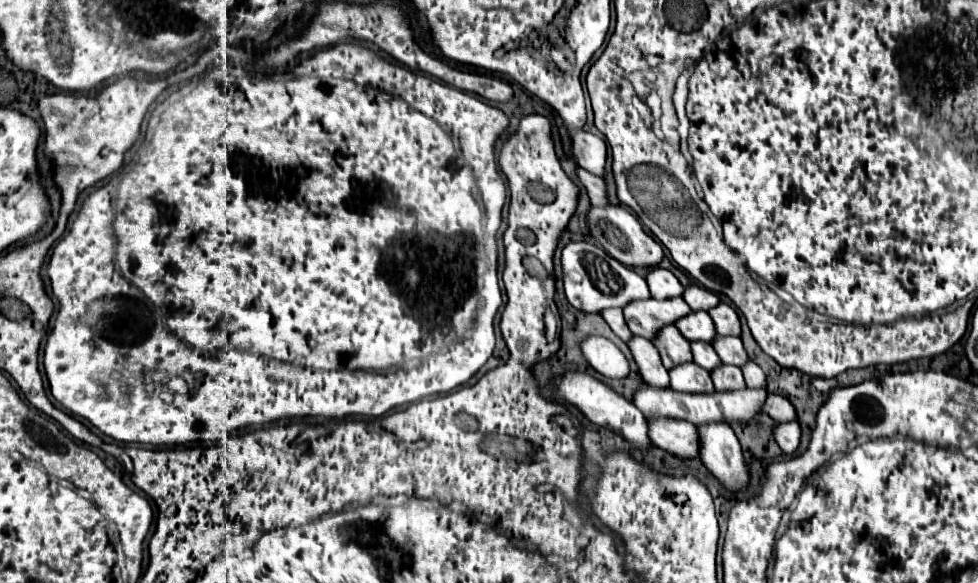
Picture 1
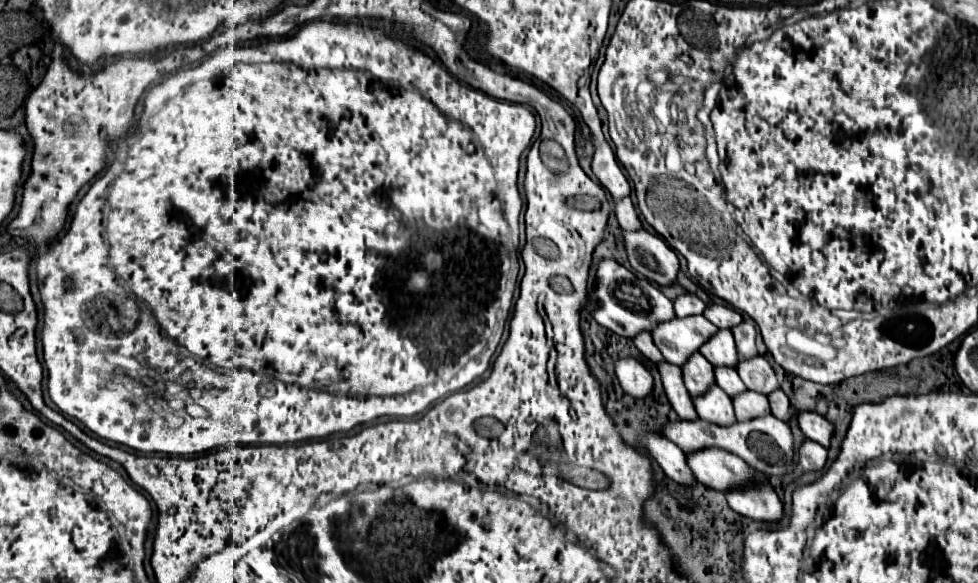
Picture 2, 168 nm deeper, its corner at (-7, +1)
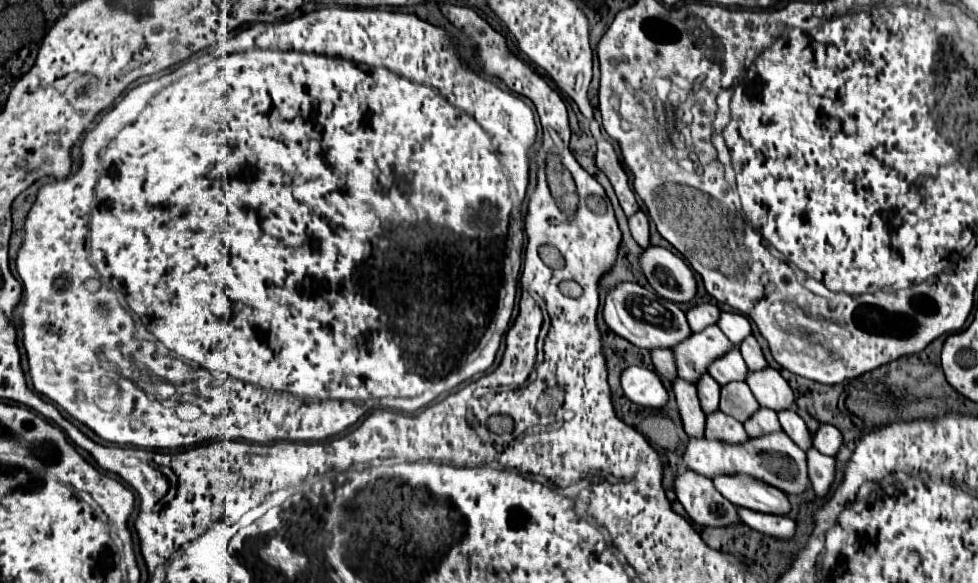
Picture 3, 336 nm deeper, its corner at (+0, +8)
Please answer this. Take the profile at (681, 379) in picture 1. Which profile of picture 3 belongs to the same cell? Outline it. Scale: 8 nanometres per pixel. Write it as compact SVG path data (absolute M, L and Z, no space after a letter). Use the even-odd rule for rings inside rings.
M720 409L706 415L704 435L708 439L726 439L726 443L740 443L742 439L748 439L742 423L732 419L730 415L722 413Z

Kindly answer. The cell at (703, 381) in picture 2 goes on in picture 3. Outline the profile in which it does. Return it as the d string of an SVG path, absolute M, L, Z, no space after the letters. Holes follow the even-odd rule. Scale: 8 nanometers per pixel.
M710 373L700 375L700 379L696 381L696 391L698 391L698 399L700 399L700 405L702 405L704 413L718 409L720 385L710 377Z

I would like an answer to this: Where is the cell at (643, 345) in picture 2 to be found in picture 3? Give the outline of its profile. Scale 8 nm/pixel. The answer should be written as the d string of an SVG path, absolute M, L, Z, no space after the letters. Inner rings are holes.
M656 347L656 349L650 349L650 355L652 355L652 363L654 363L654 369L666 377L668 381L672 381L676 377L676 367L674 367L674 361L672 361L672 355L670 355L670 349L662 349L662 347Z

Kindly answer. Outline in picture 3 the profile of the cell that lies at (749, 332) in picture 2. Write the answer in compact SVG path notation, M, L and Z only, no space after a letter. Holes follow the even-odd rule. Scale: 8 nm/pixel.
M748 335L748 337L740 343L740 351L742 351L742 357L744 357L744 361L746 361L748 369L758 371L760 367L768 365L768 363L766 363L766 359L764 359L764 355L762 355L762 351L760 351L758 341L754 339L754 335Z

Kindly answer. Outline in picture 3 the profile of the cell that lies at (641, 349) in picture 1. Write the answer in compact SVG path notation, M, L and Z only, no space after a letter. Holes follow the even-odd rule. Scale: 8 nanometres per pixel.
M676 377L672 381L672 391L676 397L676 405L684 423L684 431L688 435L704 435L704 411L700 409L698 395L694 391L694 383Z

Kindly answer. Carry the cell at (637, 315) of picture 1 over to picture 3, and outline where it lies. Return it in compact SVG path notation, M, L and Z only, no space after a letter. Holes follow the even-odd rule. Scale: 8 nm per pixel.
M710 325L700 333L692 333L688 339L672 347L678 375L694 383L694 379L698 379L698 375L706 371L706 367L718 359L718 355L724 355L730 347L732 343L716 325Z

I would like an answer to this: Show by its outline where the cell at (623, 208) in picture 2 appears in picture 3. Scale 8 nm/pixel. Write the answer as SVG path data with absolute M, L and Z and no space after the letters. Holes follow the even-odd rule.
M636 211L632 217L628 217L628 227L630 233L634 237L634 241L640 247L648 247L650 245L650 231L648 231L648 217L642 211Z

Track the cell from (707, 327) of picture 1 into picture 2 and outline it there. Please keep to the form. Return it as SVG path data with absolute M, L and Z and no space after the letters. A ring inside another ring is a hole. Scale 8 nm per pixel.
M719 330L705 346L701 346L701 354L713 364L713 366L729 366L737 368L739 354L733 340L733 334L729 330Z

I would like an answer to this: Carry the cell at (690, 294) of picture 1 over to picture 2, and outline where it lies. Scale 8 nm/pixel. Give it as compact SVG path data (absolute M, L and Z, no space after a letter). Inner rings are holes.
M717 304L707 306L705 318L721 330L731 330L731 326L737 326L743 322L743 316L737 310L729 308L729 306L717 306Z

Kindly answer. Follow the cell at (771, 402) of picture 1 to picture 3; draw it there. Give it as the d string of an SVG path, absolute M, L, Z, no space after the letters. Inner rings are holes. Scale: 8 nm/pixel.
M820 423L818 431L814 433L814 447L818 451L822 451L824 455L836 455L838 447L842 445L842 435L834 425L828 423Z

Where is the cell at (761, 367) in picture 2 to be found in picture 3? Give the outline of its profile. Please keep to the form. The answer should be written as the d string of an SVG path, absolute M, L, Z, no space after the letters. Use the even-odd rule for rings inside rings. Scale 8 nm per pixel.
M764 367L760 371L748 371L746 383L754 393L756 401L764 407L778 411L778 407L790 407L794 403L794 393L786 379L774 369Z

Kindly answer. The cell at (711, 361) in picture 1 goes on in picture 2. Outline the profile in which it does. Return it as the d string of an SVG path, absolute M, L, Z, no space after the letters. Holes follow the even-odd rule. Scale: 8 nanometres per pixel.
M715 368L715 378L717 378L717 386L721 386L721 390L725 390L725 394L729 394L729 398L733 398L731 394L741 394L741 390L747 390L747 386L741 382L739 374L731 368Z

